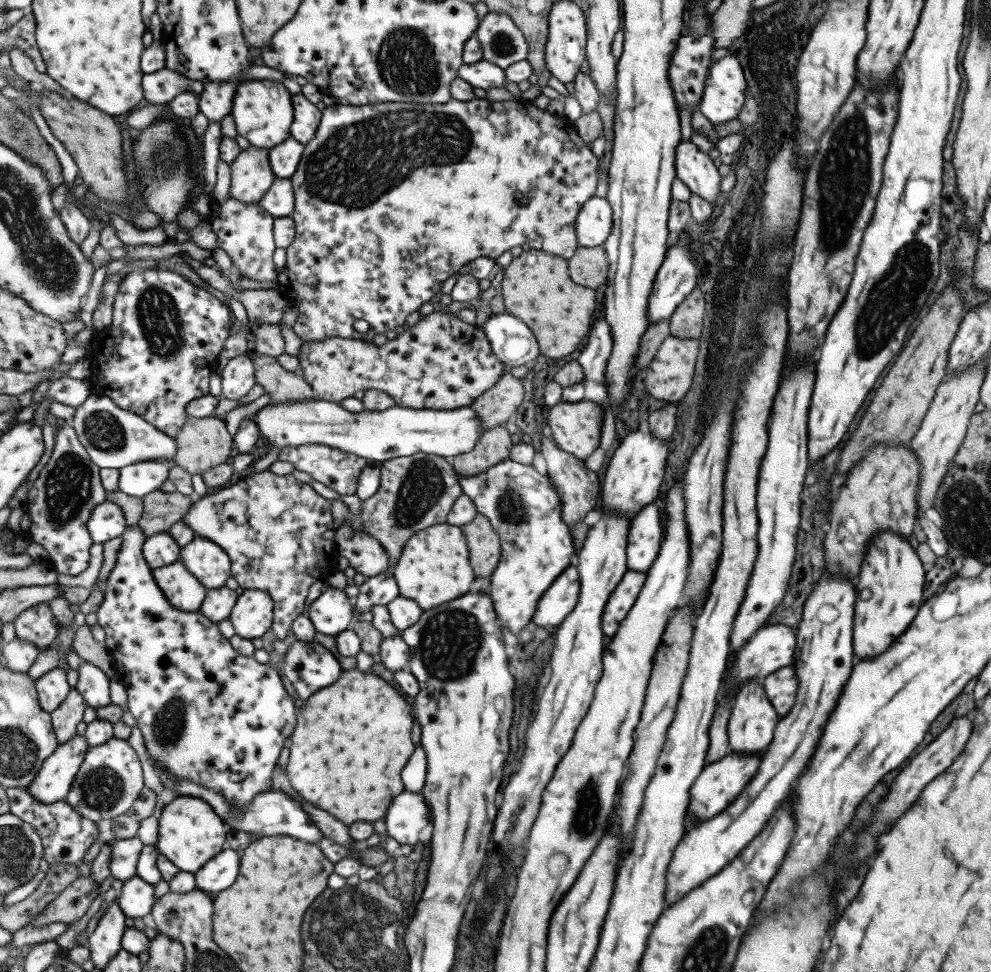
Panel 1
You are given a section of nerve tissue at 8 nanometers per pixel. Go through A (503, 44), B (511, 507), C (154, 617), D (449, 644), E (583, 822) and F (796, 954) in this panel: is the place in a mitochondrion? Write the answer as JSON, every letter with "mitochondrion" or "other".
{"A":"mitochondrion","B":"mitochondrion","C":"other","D":"mitochondrion","E":"mitochondrion","F":"other"}

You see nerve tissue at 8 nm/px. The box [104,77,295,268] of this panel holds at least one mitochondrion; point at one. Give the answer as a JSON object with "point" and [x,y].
{"point":[158,168]}

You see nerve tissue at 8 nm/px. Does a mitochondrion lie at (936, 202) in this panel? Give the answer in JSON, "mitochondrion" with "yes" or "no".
{"mitochondrion":"no"}

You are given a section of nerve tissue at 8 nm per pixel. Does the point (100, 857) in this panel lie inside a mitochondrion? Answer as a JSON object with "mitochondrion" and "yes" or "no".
{"mitochondrion":"no"}

